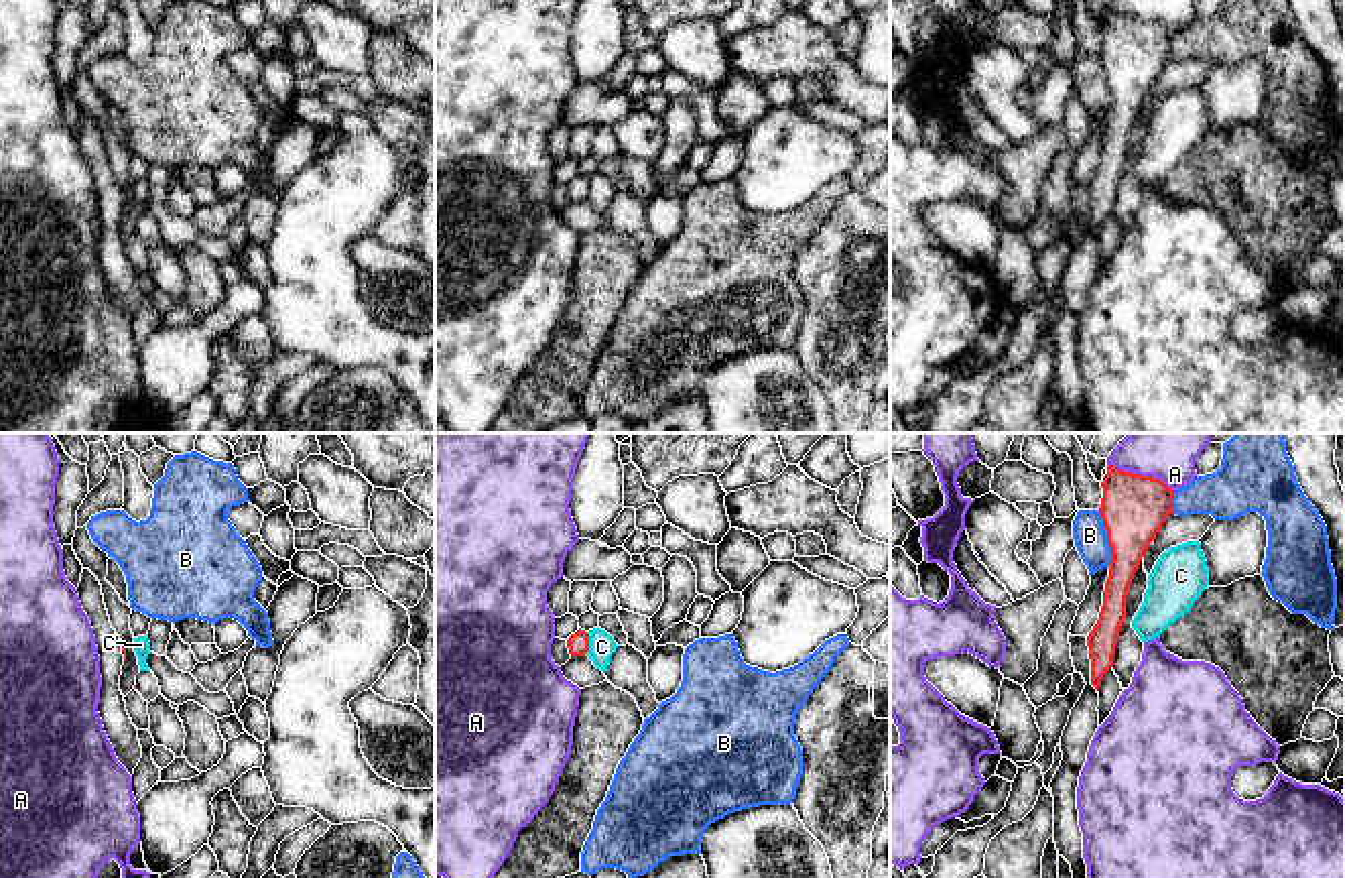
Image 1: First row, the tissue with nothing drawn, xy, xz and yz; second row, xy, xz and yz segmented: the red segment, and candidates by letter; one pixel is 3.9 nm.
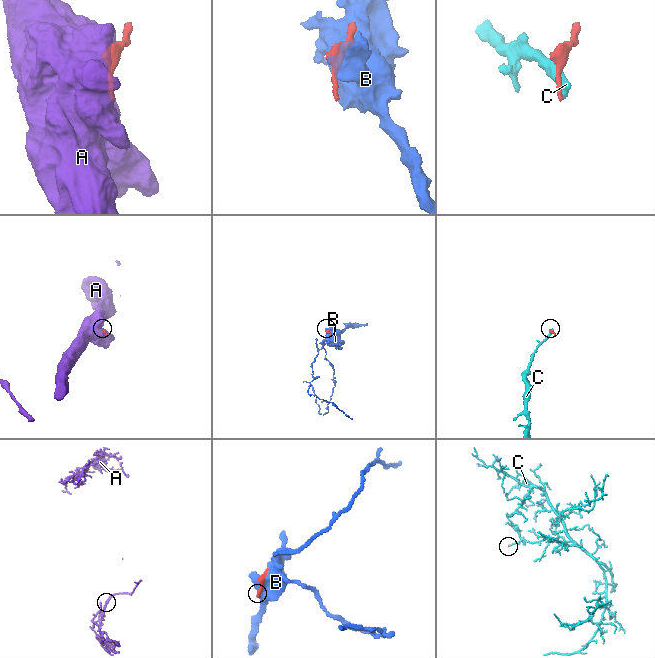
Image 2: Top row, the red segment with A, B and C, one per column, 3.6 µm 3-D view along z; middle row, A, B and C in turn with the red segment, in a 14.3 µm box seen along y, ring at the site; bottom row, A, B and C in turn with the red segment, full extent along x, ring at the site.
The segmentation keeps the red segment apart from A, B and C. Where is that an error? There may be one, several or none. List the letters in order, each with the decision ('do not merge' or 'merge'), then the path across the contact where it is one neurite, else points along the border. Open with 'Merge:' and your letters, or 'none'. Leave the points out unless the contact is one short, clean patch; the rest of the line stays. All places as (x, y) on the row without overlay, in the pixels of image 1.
Merge: none
A: do not merge | along yz (1108, 9), (1157, 21), (1173, 35)
B: do not merge
C: do not merge | along xz (586, 177), (588, 198)

